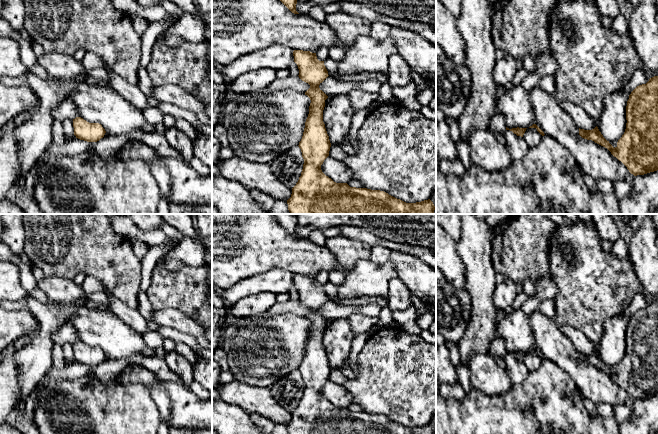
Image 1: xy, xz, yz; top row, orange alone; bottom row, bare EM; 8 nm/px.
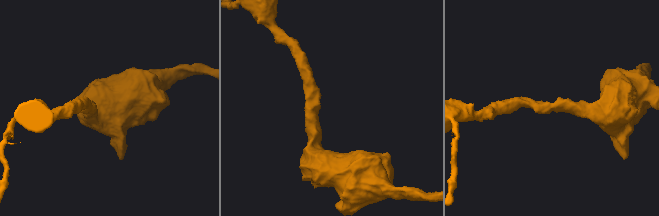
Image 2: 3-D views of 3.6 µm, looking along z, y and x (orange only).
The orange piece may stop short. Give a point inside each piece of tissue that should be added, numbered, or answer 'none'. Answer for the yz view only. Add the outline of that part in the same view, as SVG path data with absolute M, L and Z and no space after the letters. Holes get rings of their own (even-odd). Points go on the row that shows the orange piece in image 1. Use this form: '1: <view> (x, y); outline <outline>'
none

